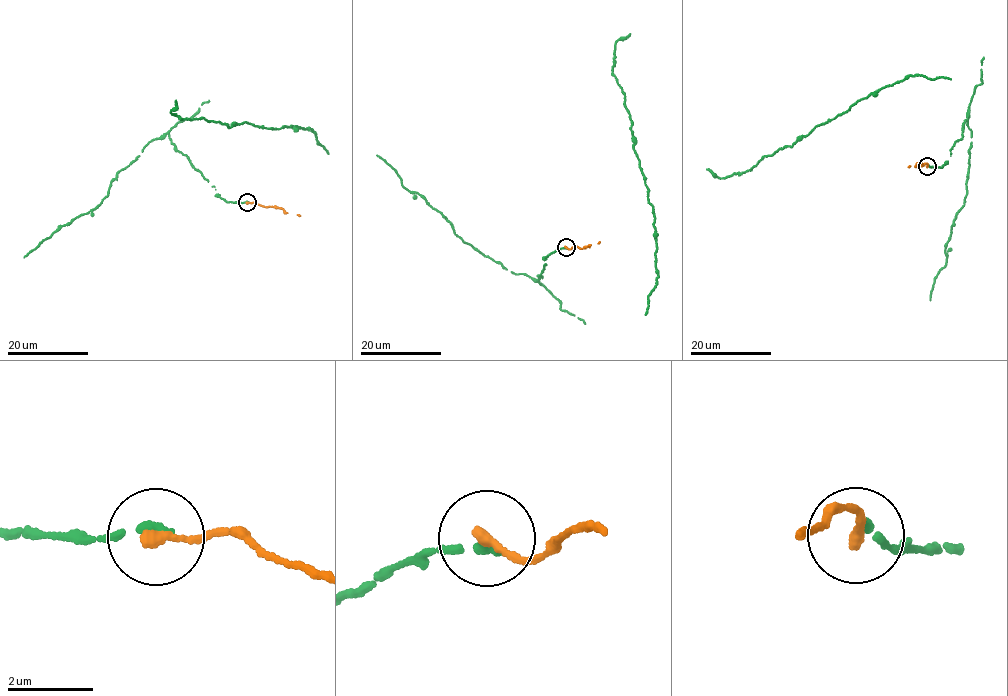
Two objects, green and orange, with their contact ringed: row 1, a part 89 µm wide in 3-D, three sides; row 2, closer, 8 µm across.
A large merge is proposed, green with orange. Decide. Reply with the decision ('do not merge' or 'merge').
merge

